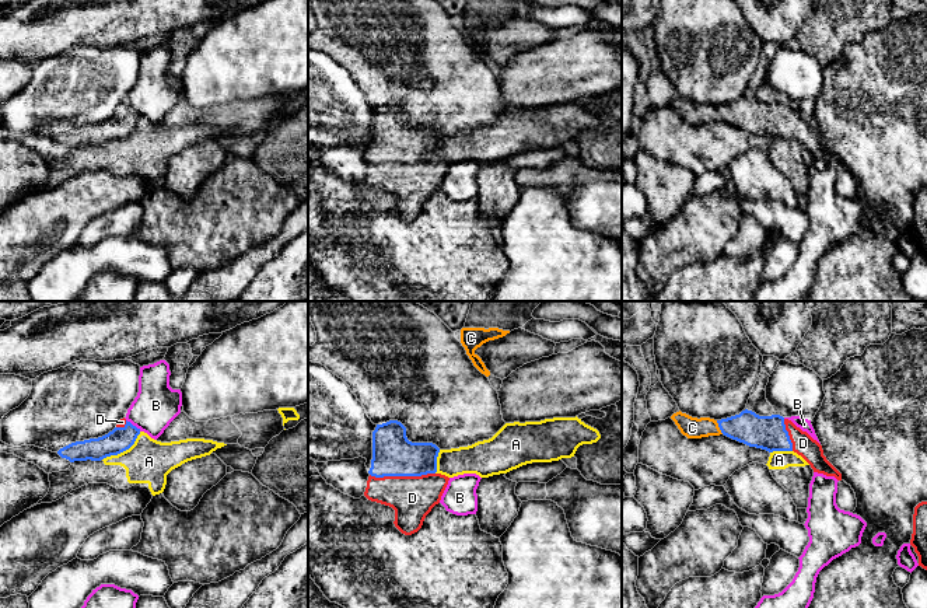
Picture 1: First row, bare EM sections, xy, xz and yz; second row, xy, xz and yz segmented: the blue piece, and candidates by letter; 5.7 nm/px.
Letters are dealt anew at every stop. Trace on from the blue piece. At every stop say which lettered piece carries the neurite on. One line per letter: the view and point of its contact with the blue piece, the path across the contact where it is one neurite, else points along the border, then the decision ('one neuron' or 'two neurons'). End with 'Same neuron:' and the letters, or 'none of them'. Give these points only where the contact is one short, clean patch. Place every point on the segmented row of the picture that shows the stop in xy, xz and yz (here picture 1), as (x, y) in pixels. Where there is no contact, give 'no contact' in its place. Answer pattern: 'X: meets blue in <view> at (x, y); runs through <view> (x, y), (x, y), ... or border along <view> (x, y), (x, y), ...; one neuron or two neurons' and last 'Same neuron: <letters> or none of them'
A: meets blue in xy at (123, 450); border along xy (140, 432), (128, 448), (107, 456), (102, 460); two neurons
B: meets blue in xy at (132, 425); border along xy (126, 419), (140, 430); two neurons
C: meets blue in yz at (719, 426); runs through yz (761, 432), (748, 427), (719, 426), (692, 427); one neuron
D: meets blue in xz at (402, 475); runs through xz (392, 454), (402, 475), (412, 488), (412, 498); one neuron
Same neuron: C, D

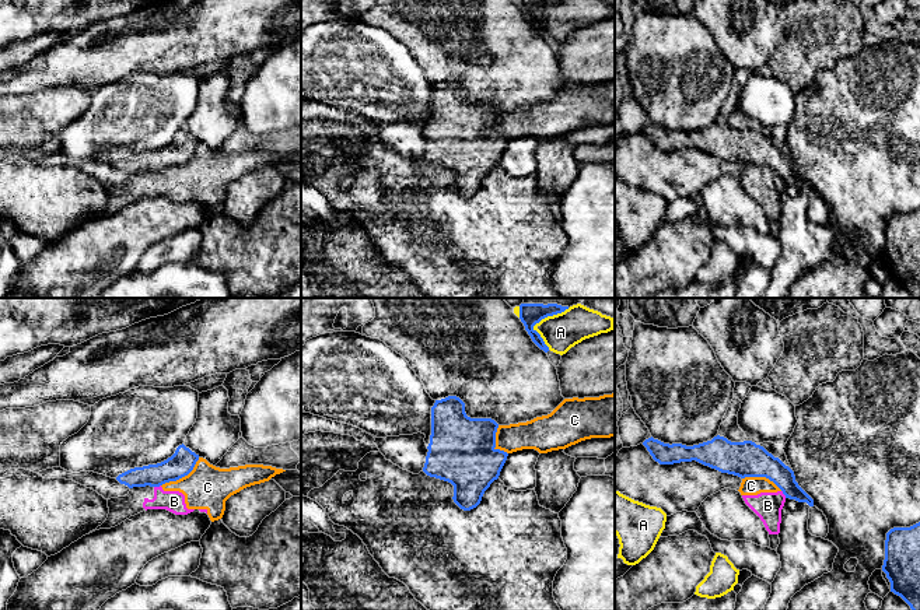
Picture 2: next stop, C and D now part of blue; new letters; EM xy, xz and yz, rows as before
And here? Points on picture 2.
A: meets blue in xz at (539, 321); border along xz (569, 308), (542, 318), (534, 326), (548, 349); two neurons
B: meets blue in yz at (783, 493); border along yz (782, 490), (786, 497); two neurons
C: meets blue in xy at (182, 476); border along xy (199, 458), (186, 474), (165, 481), (161, 486); two neurons
Same neuron: none of them

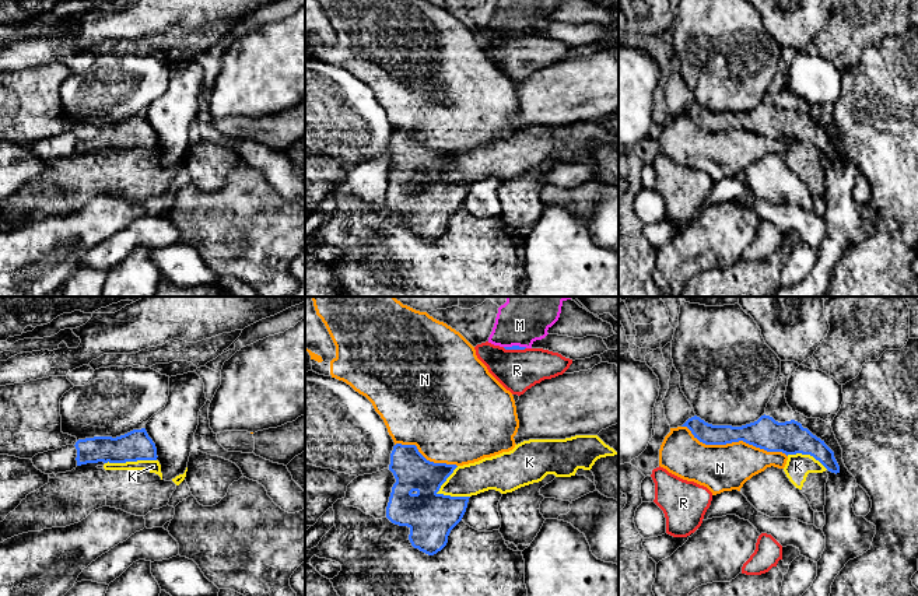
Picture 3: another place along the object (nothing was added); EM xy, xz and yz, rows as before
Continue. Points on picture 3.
K: meets blue in xz at (445, 480); border along xz (458, 466), (437, 494); two neurons
M: meets blue in xz at (515, 346); runs through xz (514, 347), (515, 346), (515, 328), (532, 307); one neuron
N: meets blue in yz at (735, 441); two neurons
R: meets blue in xz at (514, 349); border along xz (503, 347), (525, 349); two neurons
Same neuron: M

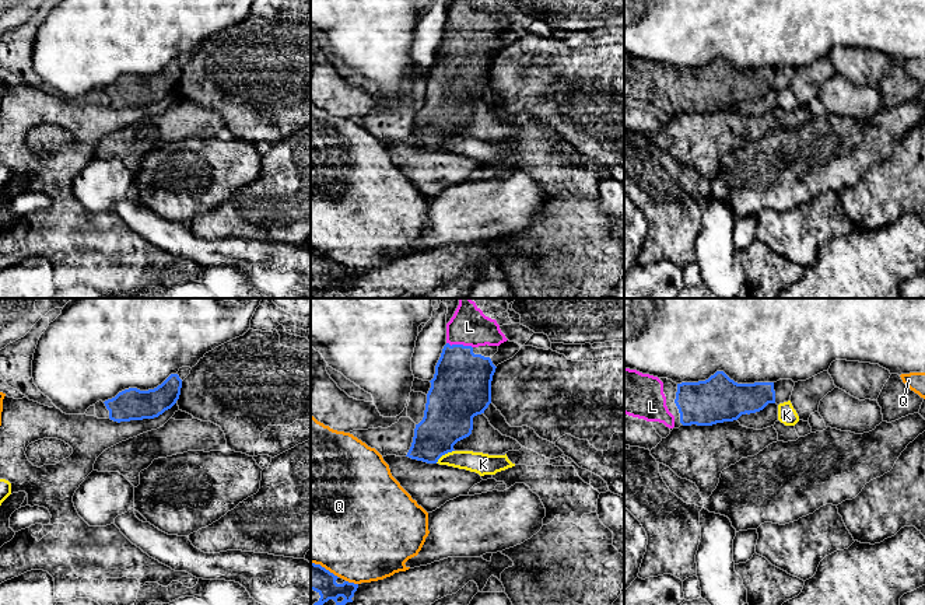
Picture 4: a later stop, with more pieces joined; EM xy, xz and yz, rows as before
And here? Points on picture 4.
K: meets blue in xz at (444, 454); border along xz (454, 450), (444, 454), (435, 462); two neurons
L: meets blue in xz at (459, 345); one neuron
Q: meets blue in xz at (351, 583); two neurons
Same neuron: L

